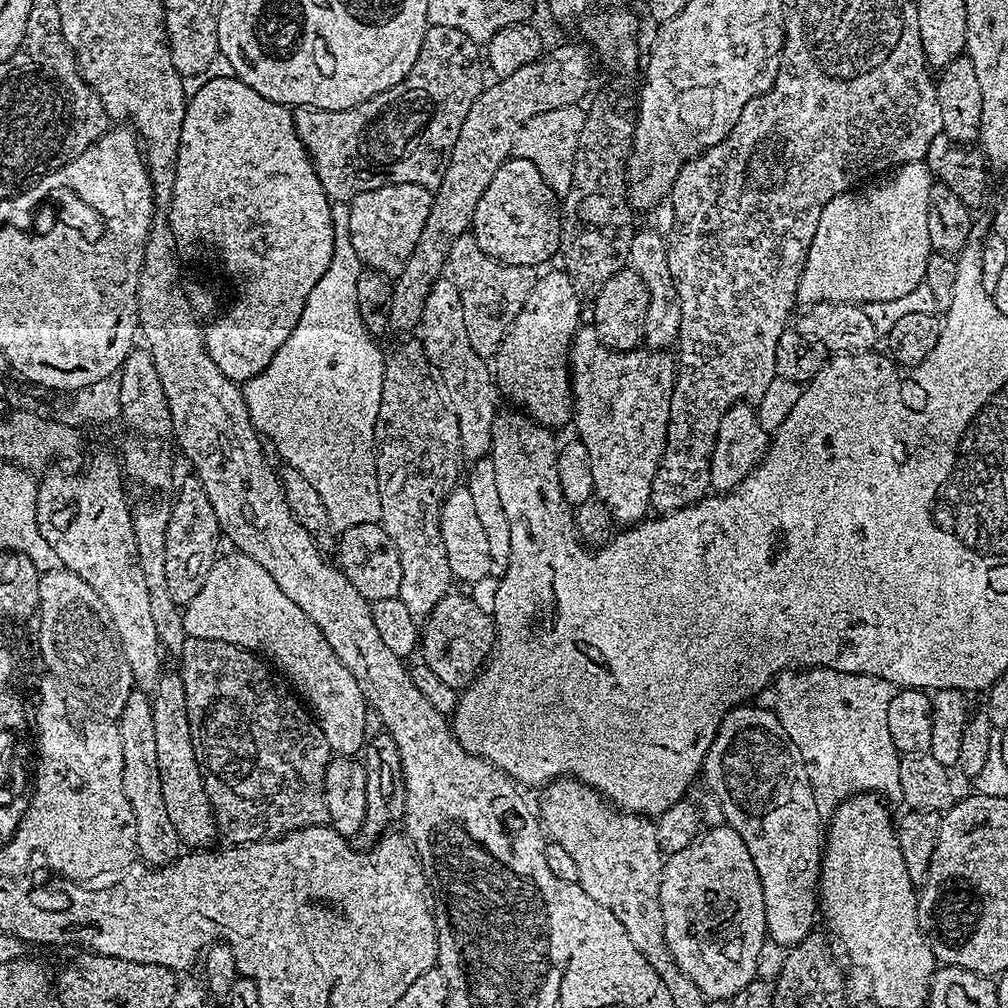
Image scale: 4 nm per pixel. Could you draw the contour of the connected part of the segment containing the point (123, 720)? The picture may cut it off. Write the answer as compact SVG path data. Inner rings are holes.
M134 690L118 721L124 770L122 786L136 819L136 846L139 859L148 866L175 864L182 852L182 841L166 814L166 802L162 802L162 782L158 774L158 750L154 746L154 718L152 700L145 693Z

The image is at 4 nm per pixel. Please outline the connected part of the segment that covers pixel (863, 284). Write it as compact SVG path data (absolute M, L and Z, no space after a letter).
M917 162L903 165L888 179L892 178L868 193L853 190L826 202L822 218L818 218L818 230L808 261L804 263L804 276L800 279L803 299L805 296L811 302L864 306L867 300L900 300L924 284L928 257L933 253L927 229L927 210L934 185L932 173L927 164Z

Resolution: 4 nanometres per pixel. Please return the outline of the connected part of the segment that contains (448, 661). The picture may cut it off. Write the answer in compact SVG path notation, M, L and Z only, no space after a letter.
M453 590L436 604L434 621L440 627L444 644L432 644L428 648L428 664L432 672L448 688L463 690L480 675L496 647L496 621L484 612L468 596L459 596Z

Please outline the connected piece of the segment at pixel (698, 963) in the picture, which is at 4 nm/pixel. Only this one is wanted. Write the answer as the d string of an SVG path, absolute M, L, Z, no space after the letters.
M727 826L709 827L707 831L699 837L698 842L694 842L686 850L671 853L671 855L663 861L660 870L660 905L662 906L662 922L664 923L664 933L666 934L666 946L674 958L674 962L682 970L682 974L686 974L686 978L690 978L690 982L694 982L694 986L698 986L698 990L702 990L704 996L708 997L710 1000L723 1000L728 1002L739 996L740 993L744 991L745 986L752 980L757 979L759 972L756 971L760 968L760 955L764 952L764 940L766 944L766 937L768 936L768 927L766 926L766 906L764 905L764 899L762 898L762 886L760 885L760 879L758 878L758 870L754 870L754 858L750 858L750 850L746 850L746 842L742 842L742 838L733 830L733 828Z

